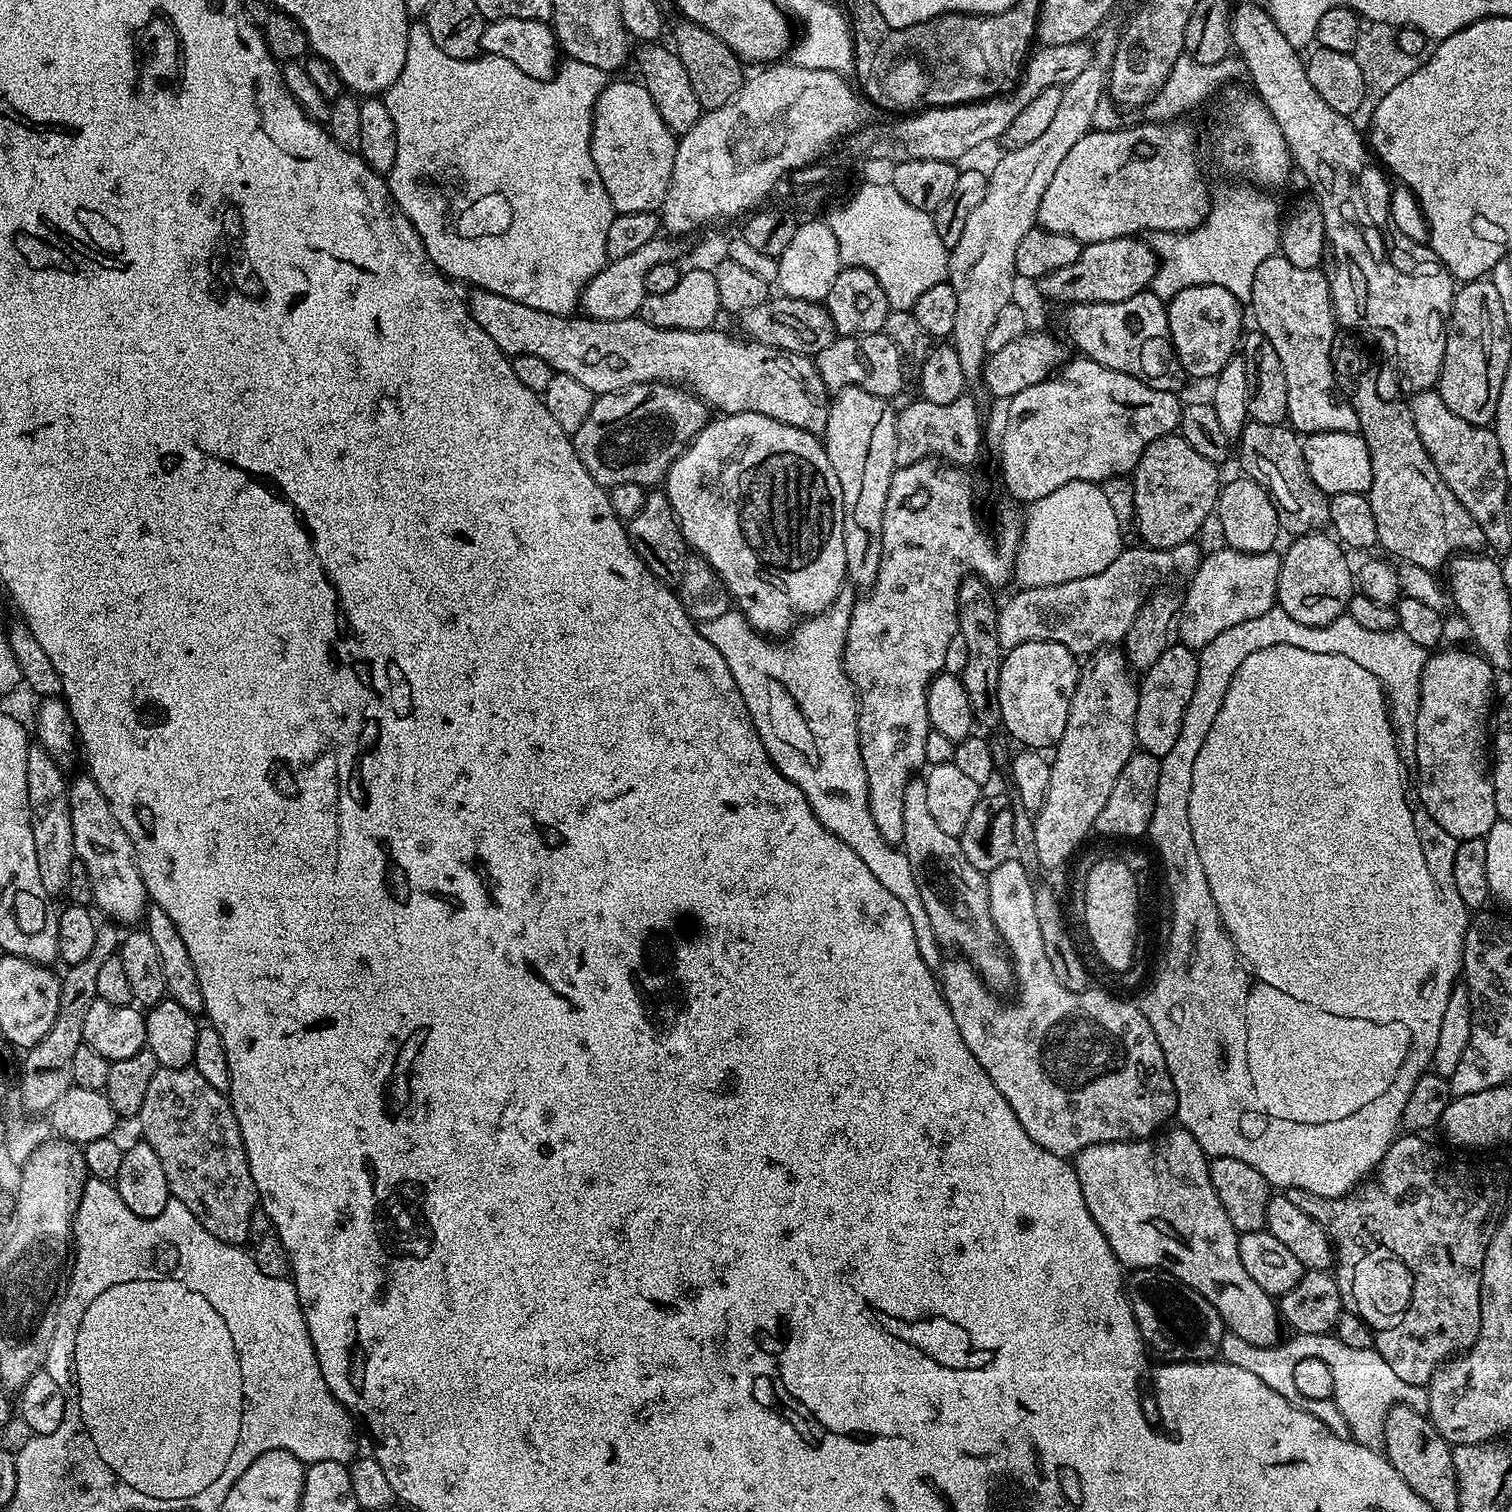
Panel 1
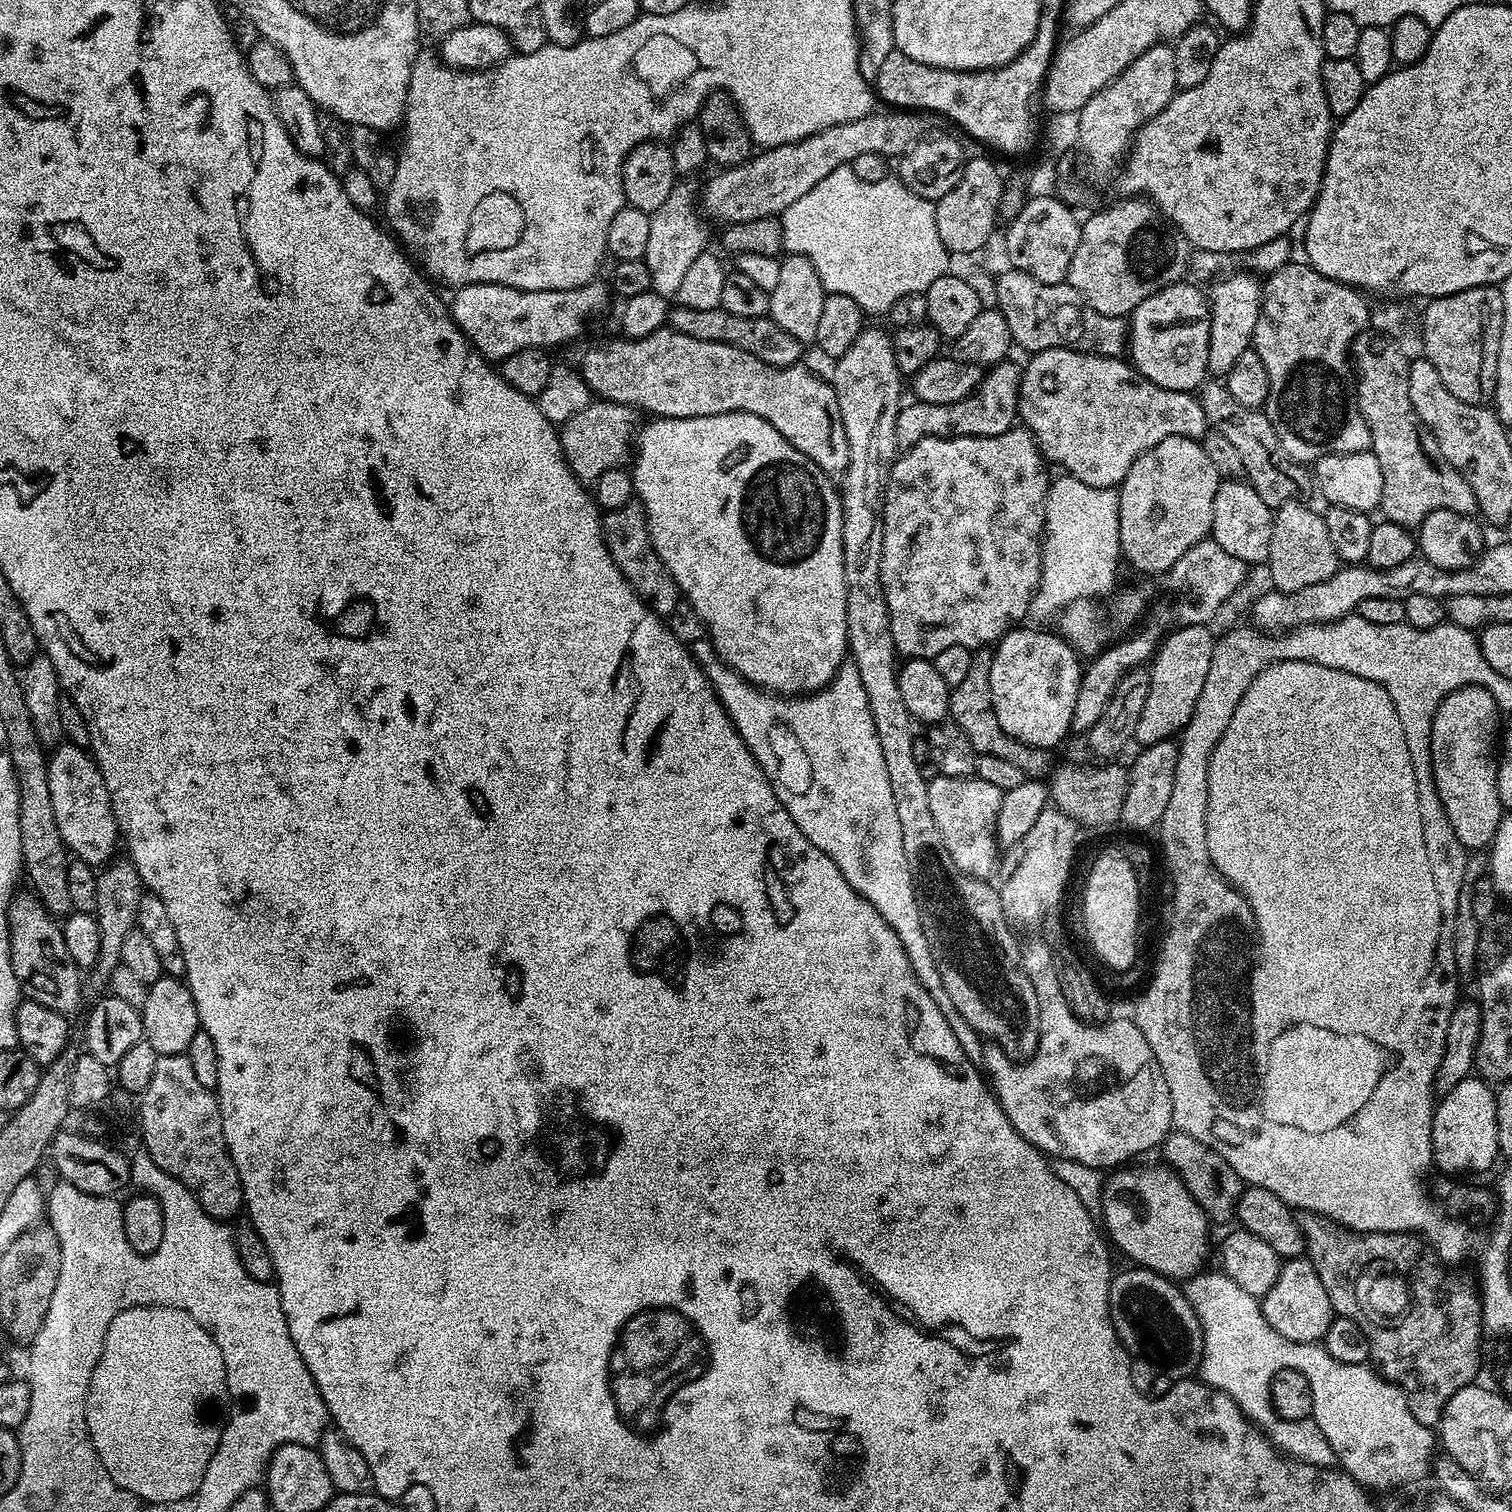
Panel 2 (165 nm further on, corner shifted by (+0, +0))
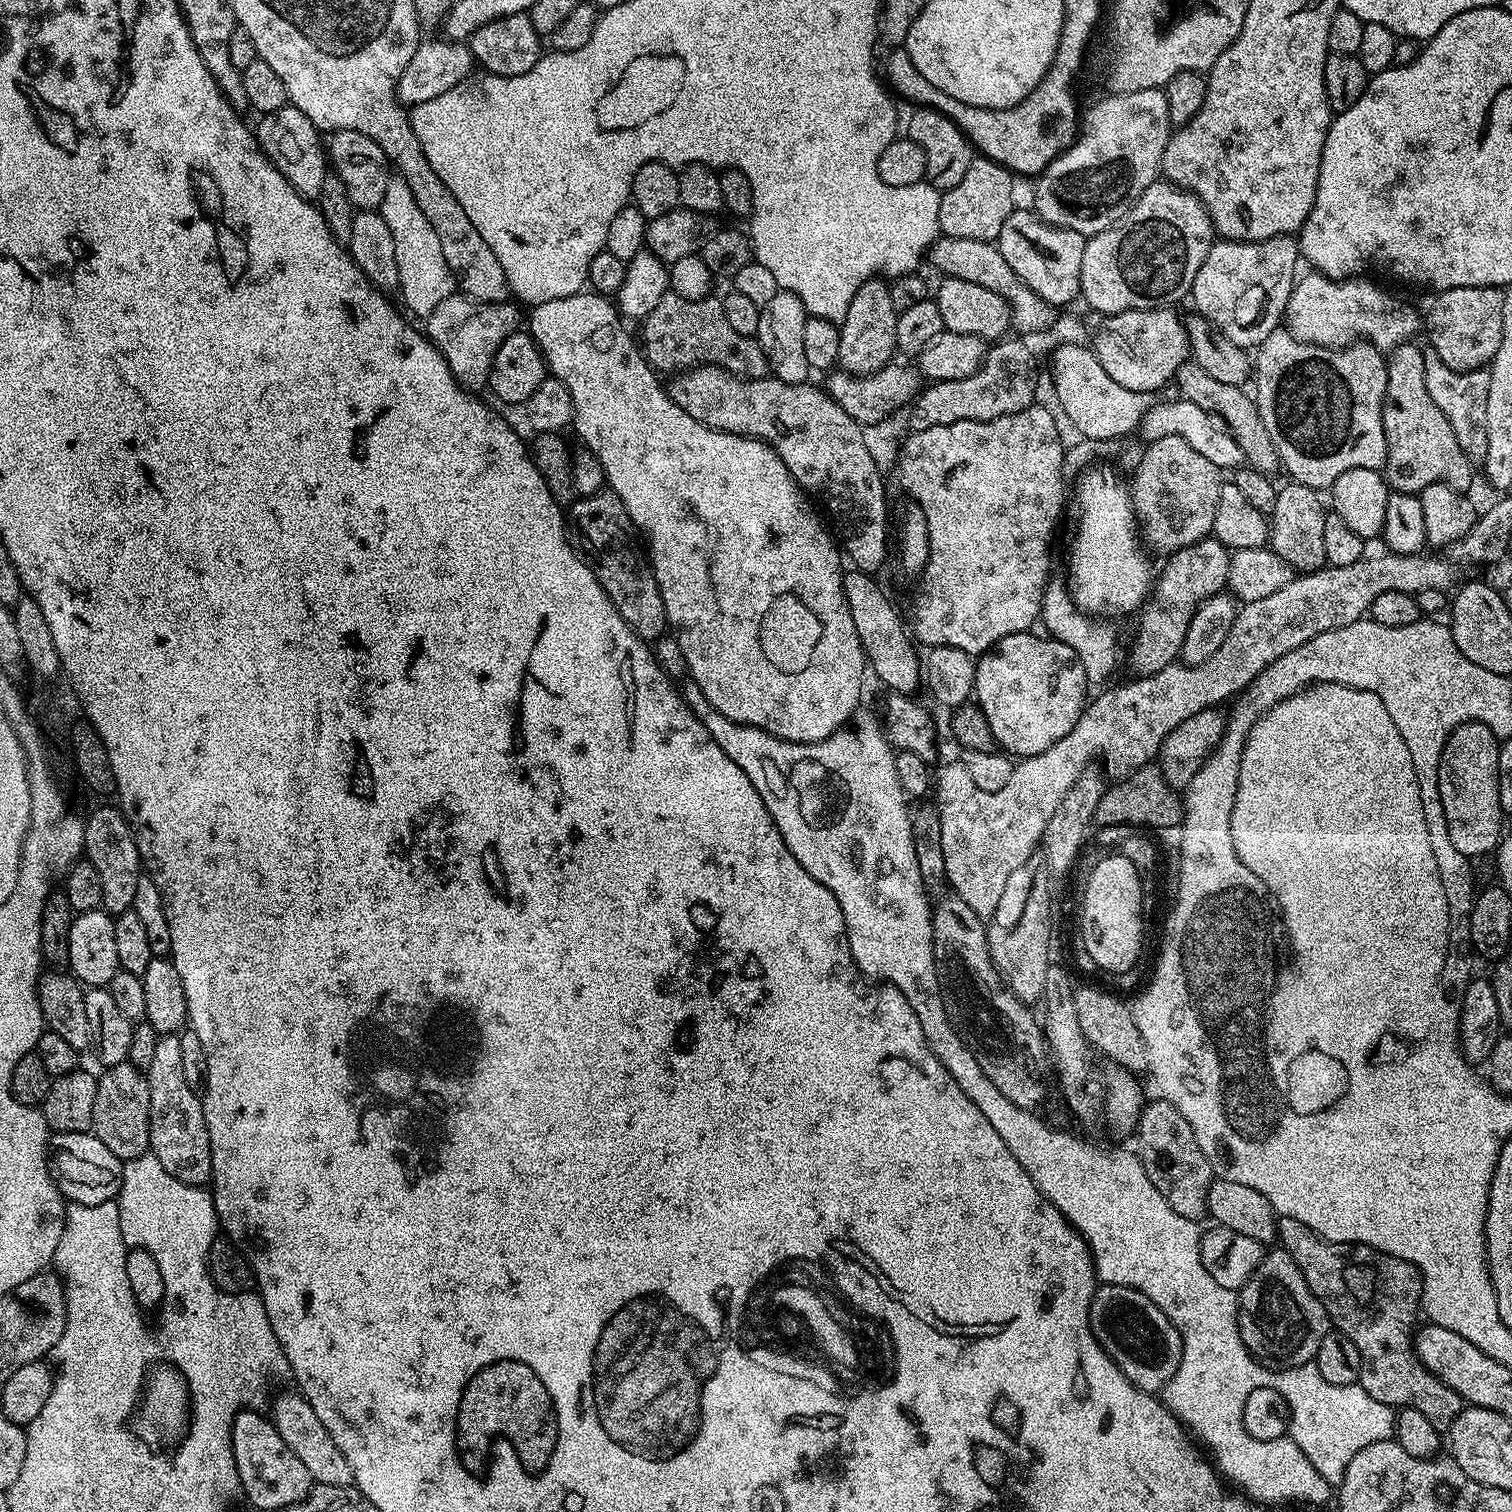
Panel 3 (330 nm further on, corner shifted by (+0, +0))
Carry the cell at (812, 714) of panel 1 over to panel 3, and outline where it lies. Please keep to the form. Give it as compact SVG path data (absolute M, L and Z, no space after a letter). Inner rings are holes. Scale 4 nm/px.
M691 678L684 682L682 695L688 707L706 726L710 738L718 742L718 746L722 746L722 750L726 750L726 754L734 758L738 766L742 766L746 778L754 782L754 790L762 794L762 802L766 802L766 810L770 810L790 854L798 858L802 870L806 870L810 878L818 878L818 882L822 882L822 886L826 886L826 890L838 898L848 931L852 960L861 976L898 989L906 1002L910 1002L914 1014L918 1014L918 1022L922 1022L922 1034L926 1034L930 1050L934 1050L942 1066L946 1066L958 1086L962 1086L966 1098L970 1098L970 1102L982 1110L982 1115L990 1126L994 1126L998 1138L1010 1146L1010 1154L1018 1158L1018 1164L1022 1170L1026 1170L1026 1174L1030 1174L1044 1199L1049 1200L1087 1240L1088 1248L1092 1251L1092 1262L1096 1266L1097 1281L1144 1292L1146 1298L1150 1298L1150 1302L1154 1302L1154 1306L1158 1306L1158 1310L1162 1310L1162 1314L1174 1322L1182 1338L1184 1353L1174 1378L1170 1378L1162 1390L1162 1403L1205 1449L1208 1447L1212 1451L1211 1459L1217 1469L1232 1468L1232 1416L1238 1416L1238 1410L1245 1409L1246 1399L1250 1398L1248 1384L1255 1388L1278 1390L1289 1408L1290 1437L1302 1448L1319 1474L1330 1485L1339 1486L1345 1477L1346 1466L1360 1450L1395 1435L1395 1409L1372 1399L1359 1384L1331 1385L1326 1378L1322 1378L1315 1361L1308 1361L1296 1368L1271 1369L1250 1355L1242 1342L1236 1321L1237 1293L1226 1290L1226 1286L1218 1286L1218 1282L1210 1278L1206 1266L1202 1266L1201 1225L1170 1210L1170 1202L1158 1194L1154 1182L1150 1182L1146 1174L1146 1166L1142 1166L1135 1151L1107 1152L1104 1148L1095 1148L1068 1132L1051 1128L1046 1121L1036 1117L1035 1111L1014 1106L1014 1102L1010 1102L1010 1098L1006 1098L1006 1094L1002 1094L1002 1090L998 1090L998 1086L986 1078L982 1066L978 1066L978 1058L974 1058L960 1035L953 1030L952 1020L946 1014L940 975L936 973L932 945L933 905L930 900L928 904L928 896L924 893L927 892L926 885L922 882L918 858L914 854L909 801L898 783L898 770L894 770L896 752L888 743L881 721L860 710L847 726L839 728L830 738L813 744L795 744L771 736L760 728L734 723L726 718L726 714L718 714L718 710L706 702L706 694L698 690Z

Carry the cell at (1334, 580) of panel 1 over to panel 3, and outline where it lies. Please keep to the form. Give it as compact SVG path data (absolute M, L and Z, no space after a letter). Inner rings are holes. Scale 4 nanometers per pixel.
M1288 482L1285 488L1281 487L1276 494L1274 510L1270 517L1270 548L1276 552L1278 558L1295 570L1297 573L1318 572L1328 564L1324 542L1324 529L1326 522L1326 508L1320 505L1317 489L1307 488L1305 484Z

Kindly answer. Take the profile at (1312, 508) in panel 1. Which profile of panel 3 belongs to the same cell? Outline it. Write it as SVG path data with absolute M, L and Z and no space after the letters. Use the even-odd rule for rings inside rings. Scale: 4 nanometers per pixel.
M1185 362L1178 366L1174 377L1174 384L1180 387L1179 395L1183 399L1194 402L1194 406L1202 410L1211 412L1221 424L1227 428L1228 433L1242 446L1242 454L1247 467L1257 468L1265 474L1272 474L1275 468L1281 467L1278 458L1278 450L1274 450L1274 442L1270 442L1270 433L1266 431L1266 426L1262 422L1262 414L1258 414L1258 406L1251 395L1244 393L1241 386L1230 386L1226 382L1218 382L1212 375L1206 374L1202 366Z

